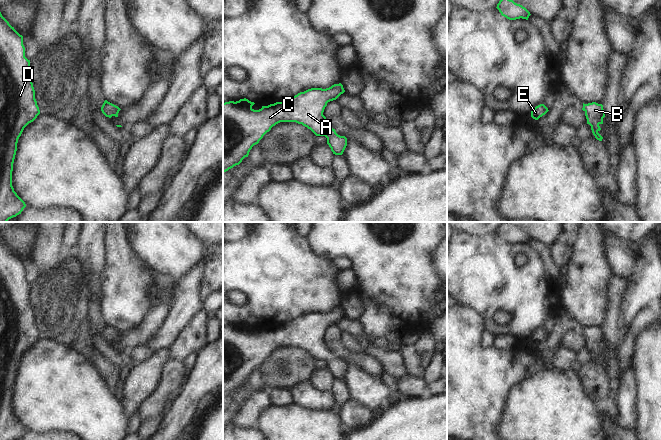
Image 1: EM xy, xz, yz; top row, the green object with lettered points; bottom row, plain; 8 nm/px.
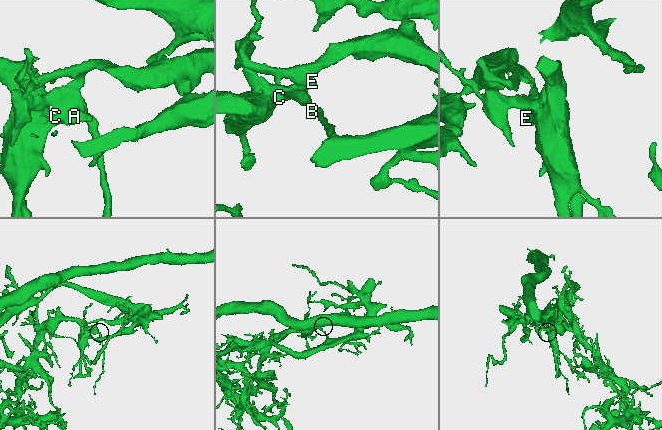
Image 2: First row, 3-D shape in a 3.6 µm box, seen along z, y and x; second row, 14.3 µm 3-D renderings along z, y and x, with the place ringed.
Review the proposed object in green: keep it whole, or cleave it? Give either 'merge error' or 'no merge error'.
no merge error

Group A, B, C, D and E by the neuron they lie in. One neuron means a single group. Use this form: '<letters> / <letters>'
A B C D E

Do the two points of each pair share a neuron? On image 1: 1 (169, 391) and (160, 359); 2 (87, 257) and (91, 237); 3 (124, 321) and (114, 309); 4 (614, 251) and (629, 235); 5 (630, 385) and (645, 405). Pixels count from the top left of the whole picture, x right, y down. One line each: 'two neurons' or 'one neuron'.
1: two neurons
2: one neuron
3: one neuron
4: two neurons
5: two neurons

